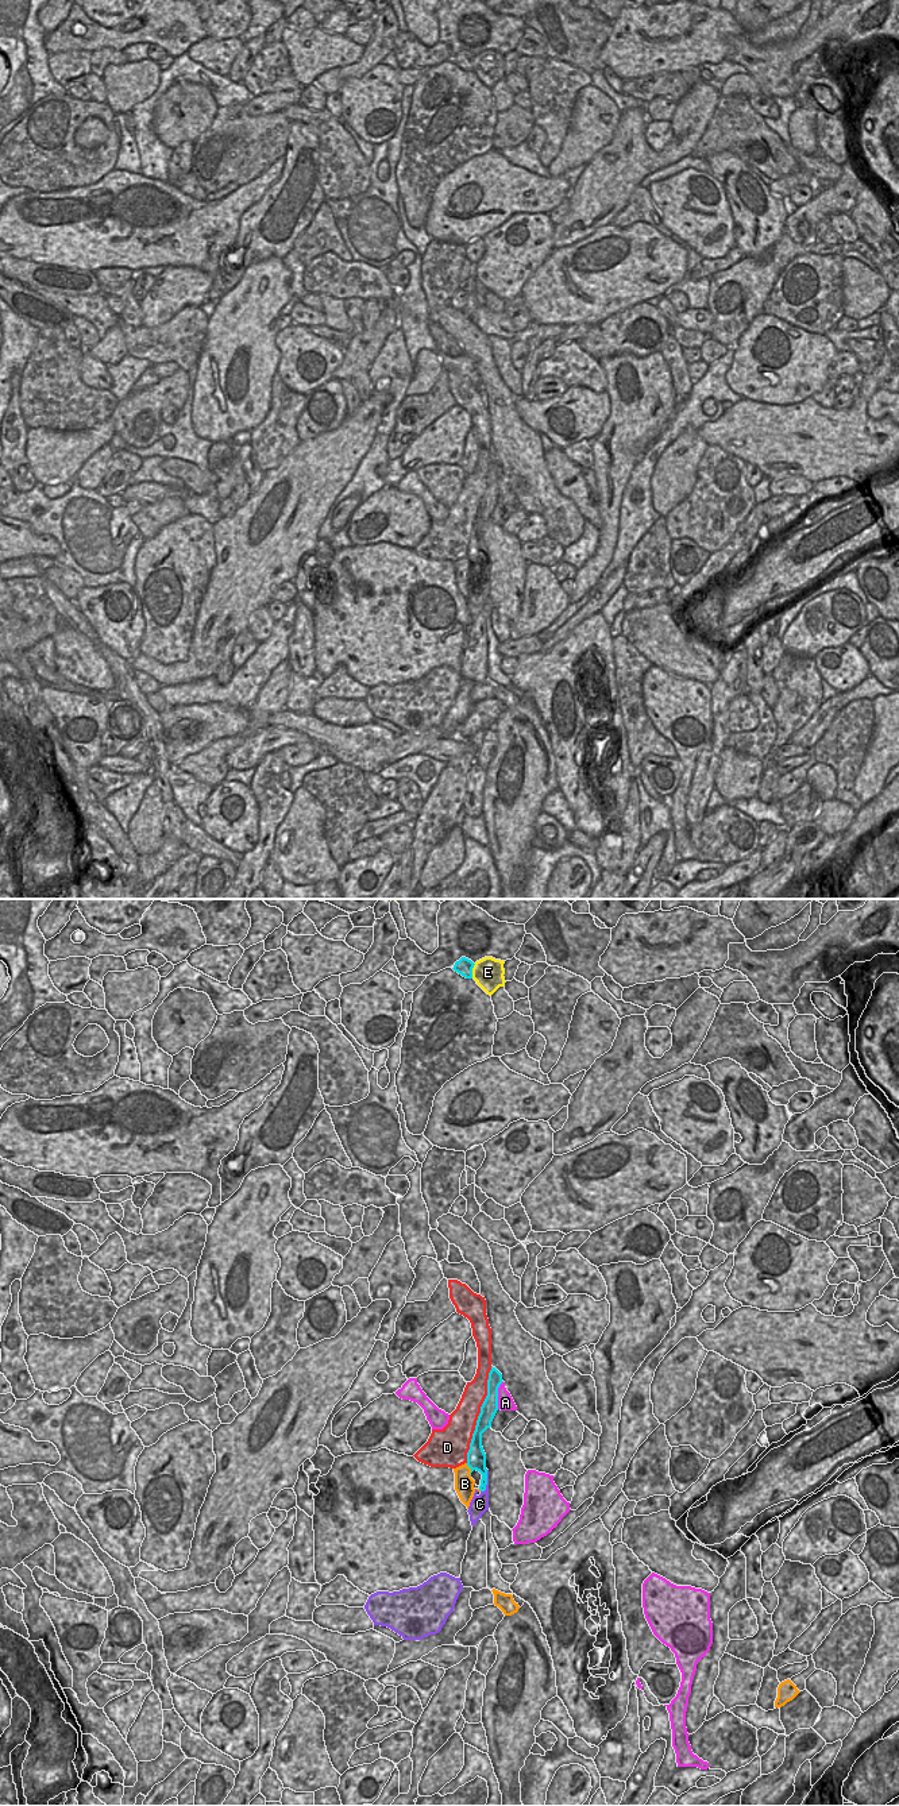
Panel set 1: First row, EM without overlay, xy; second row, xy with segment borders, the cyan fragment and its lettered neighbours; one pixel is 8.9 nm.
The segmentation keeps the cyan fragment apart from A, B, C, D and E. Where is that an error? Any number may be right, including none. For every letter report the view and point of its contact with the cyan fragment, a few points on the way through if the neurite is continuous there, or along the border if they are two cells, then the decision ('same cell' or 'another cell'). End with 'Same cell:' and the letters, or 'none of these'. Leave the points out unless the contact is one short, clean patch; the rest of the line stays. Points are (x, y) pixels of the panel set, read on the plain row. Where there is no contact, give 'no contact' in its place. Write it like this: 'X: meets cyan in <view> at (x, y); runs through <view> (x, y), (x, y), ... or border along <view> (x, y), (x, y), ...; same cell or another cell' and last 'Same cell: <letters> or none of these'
A: meets cyan in xy at (497, 487); another cell
B: meets cyan in xy at (471, 563); border along xy (466, 556), (470, 562), (470, 568); another cell
C: meets cyan in xy at (486, 575); runs through xy (475, 550), (485, 566), (486, 575), (483, 591), (479, 597); same cell
D: meets cyan in xy at (479, 508); another cell
E: meets cyan in xy at (471, 64); another cell
Same cell: C

